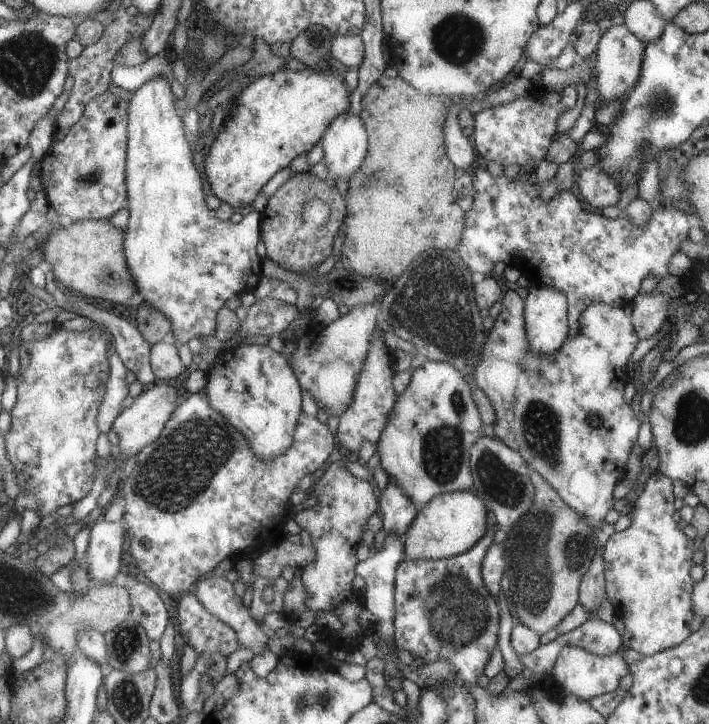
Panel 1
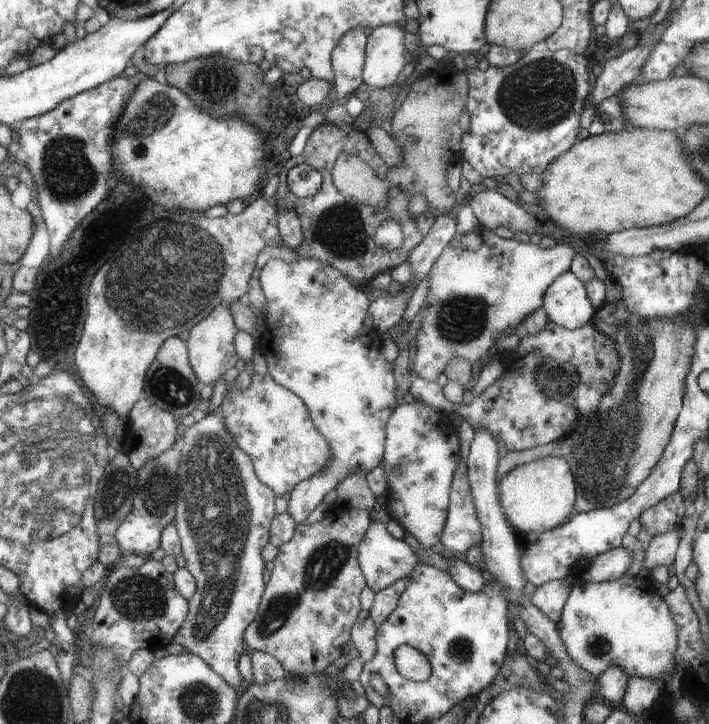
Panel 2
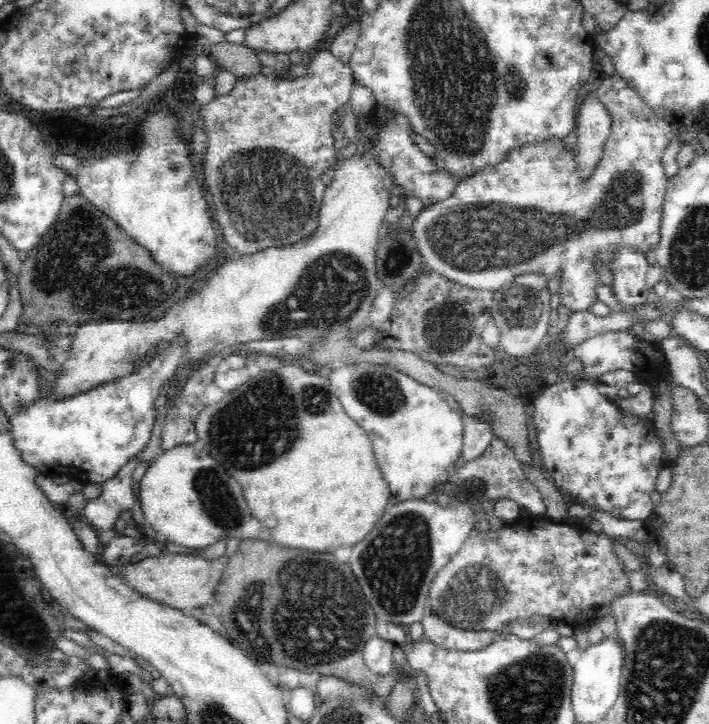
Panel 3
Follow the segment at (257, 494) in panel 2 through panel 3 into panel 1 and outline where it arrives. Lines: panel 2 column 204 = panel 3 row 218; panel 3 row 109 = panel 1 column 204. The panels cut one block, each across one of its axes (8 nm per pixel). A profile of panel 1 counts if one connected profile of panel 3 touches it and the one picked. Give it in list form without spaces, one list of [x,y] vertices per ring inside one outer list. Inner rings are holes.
[[[183,594],[178,602],[181,636],[196,654],[206,651],[228,656],[239,649],[235,632],[212,616],[194,595]]]

